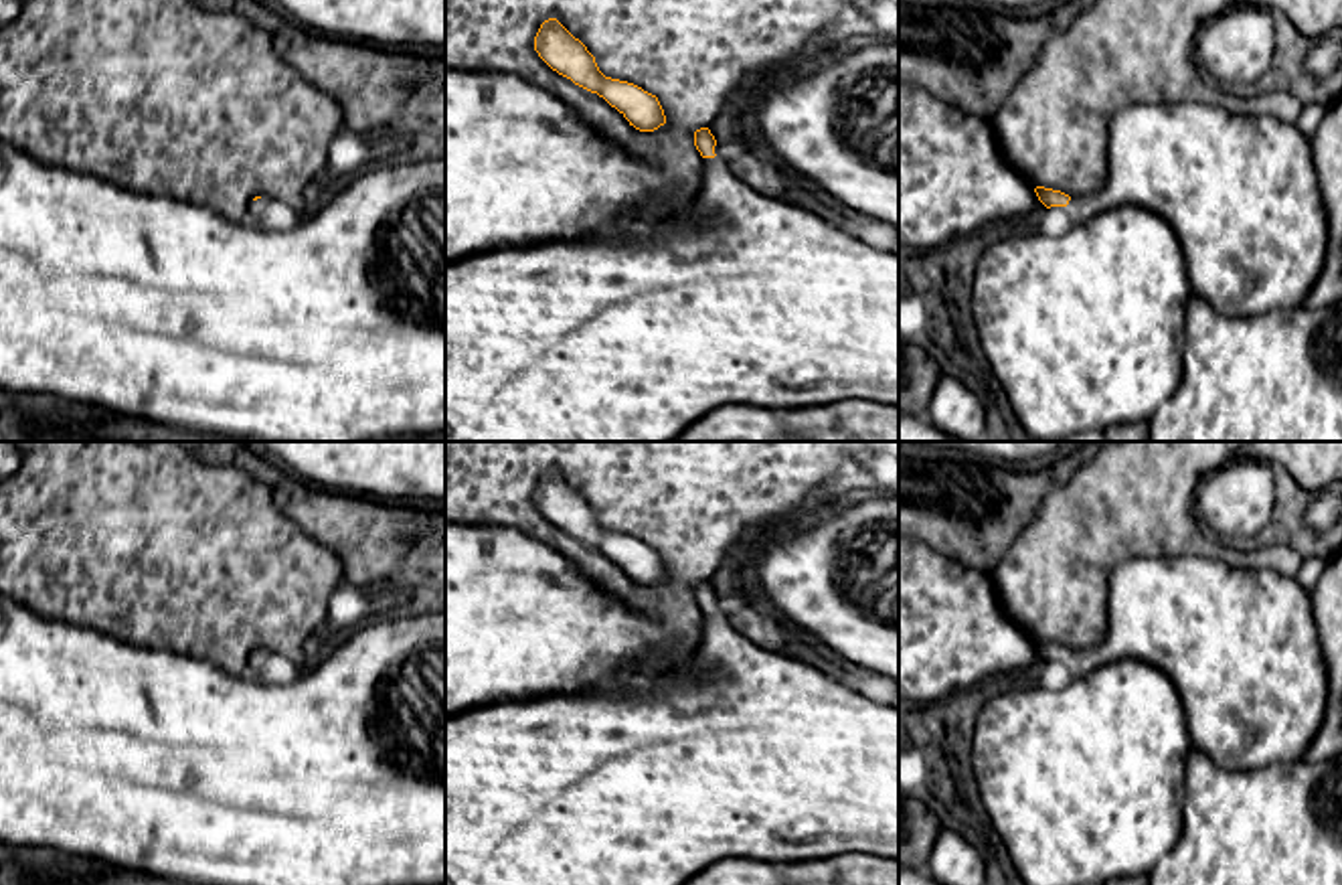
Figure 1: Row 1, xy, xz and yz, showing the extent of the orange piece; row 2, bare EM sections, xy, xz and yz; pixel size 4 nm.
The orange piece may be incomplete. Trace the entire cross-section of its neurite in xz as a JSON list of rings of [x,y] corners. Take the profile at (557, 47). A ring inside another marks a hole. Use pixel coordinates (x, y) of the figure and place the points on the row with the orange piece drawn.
[[[557,18],[540,24],[534,36],[534,51],[553,71],[603,97],[636,130],[654,132],[666,124],[664,109],[656,95],[634,83],[605,77],[587,47]]]

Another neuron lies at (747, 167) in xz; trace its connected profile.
[[[743,150],[729,166],[757,192],[781,198],[781,192],[767,180],[765,162],[757,154]]]

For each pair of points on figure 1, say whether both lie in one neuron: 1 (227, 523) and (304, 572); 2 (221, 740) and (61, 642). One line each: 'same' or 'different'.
1: same
2: same

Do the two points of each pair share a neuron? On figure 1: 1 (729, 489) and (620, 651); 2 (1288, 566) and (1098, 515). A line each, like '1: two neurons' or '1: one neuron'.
1: two neurons
2: one neuron

